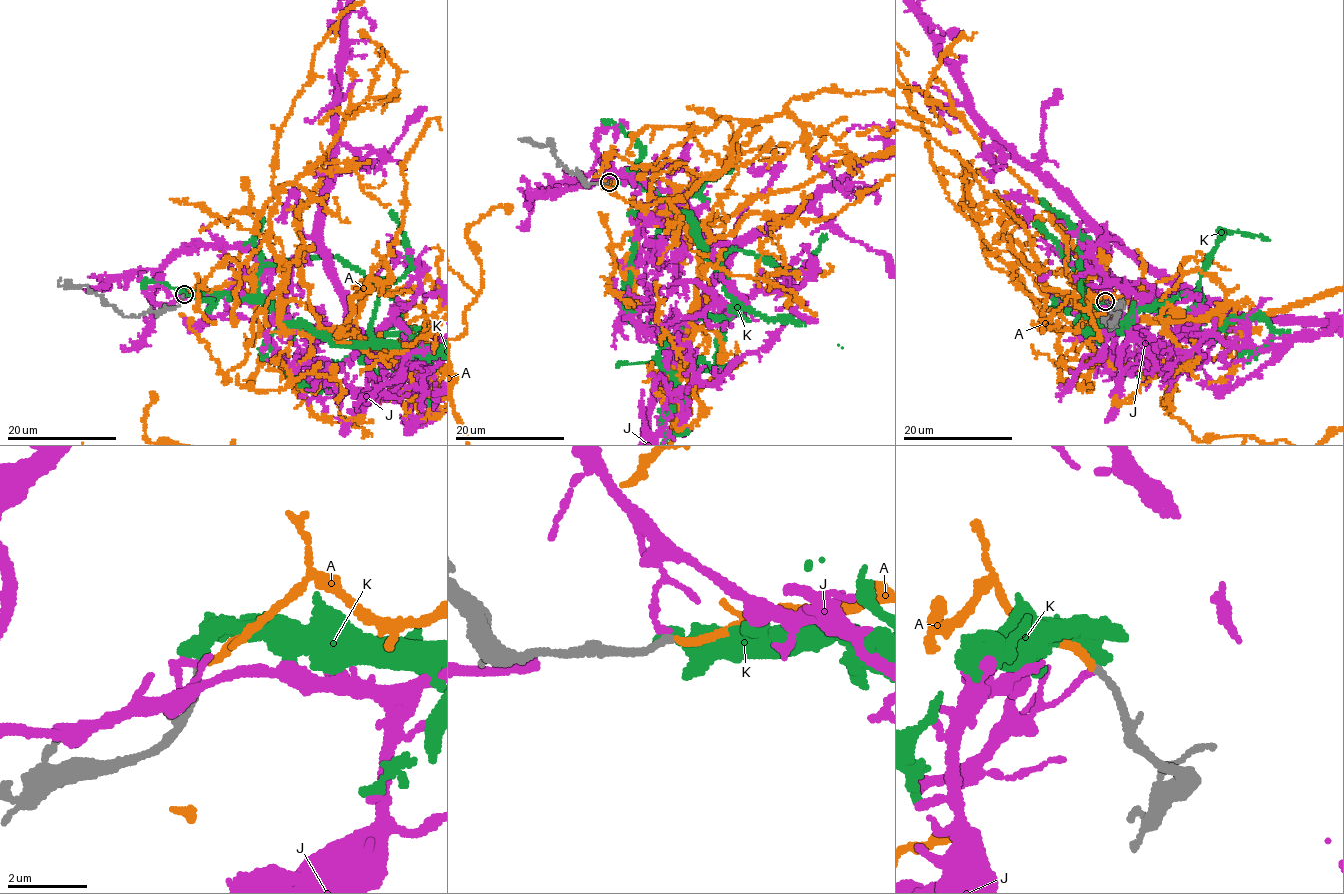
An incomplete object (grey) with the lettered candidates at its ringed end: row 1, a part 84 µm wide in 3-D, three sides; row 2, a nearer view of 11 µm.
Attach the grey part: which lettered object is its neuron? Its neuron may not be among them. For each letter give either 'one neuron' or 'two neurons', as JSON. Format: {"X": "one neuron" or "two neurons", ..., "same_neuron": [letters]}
{"A": "one neuron", "J": "two neurons", "K": "two neurons", "same_neuron": ["A"]}

